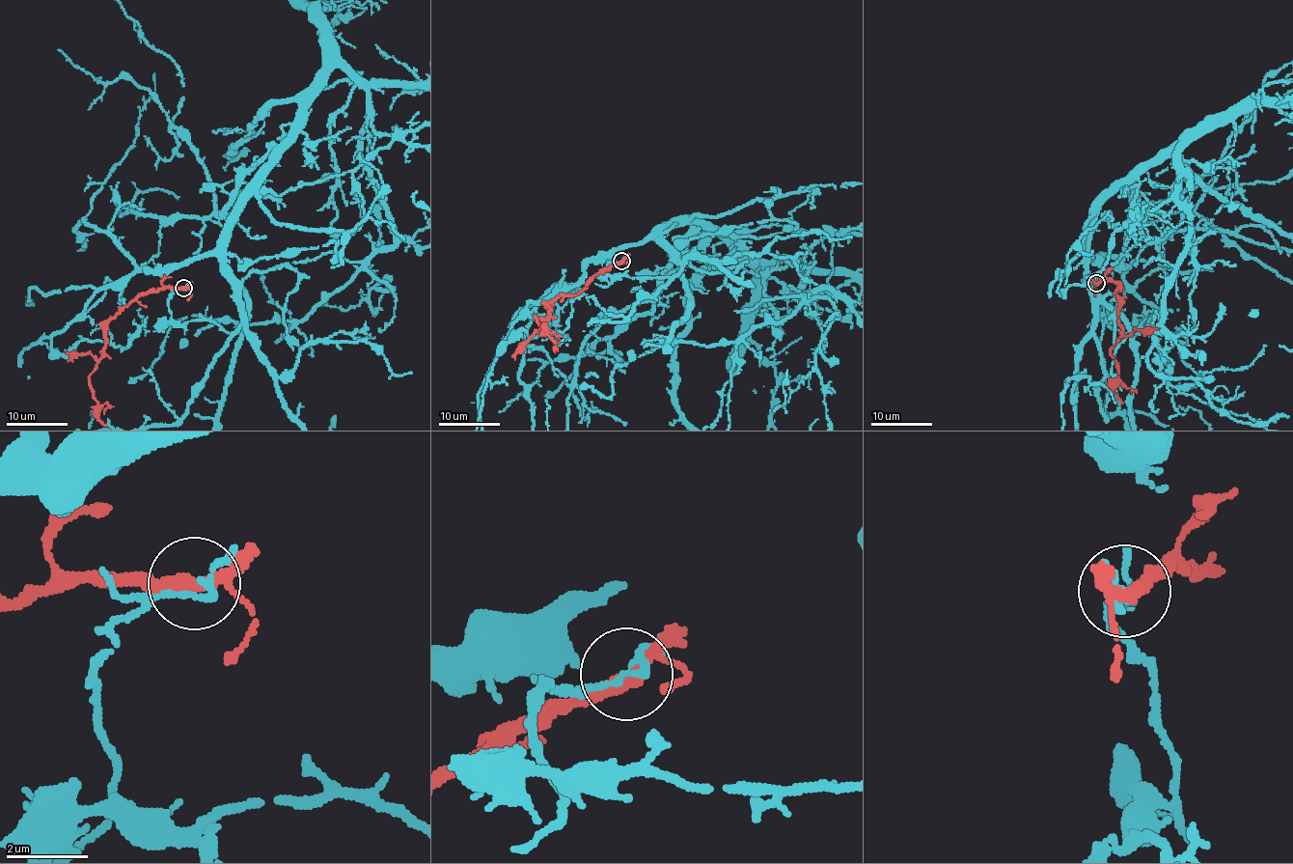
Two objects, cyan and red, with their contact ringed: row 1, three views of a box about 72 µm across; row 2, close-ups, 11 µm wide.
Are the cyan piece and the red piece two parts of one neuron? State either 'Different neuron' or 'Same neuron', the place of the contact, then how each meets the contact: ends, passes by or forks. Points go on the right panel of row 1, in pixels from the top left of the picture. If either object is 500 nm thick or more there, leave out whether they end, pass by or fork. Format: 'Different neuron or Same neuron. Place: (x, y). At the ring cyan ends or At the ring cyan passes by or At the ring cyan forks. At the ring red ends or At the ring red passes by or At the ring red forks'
Different neuron. Place: (1096, 283). At the ring cyan passes by. At the ring red forks

